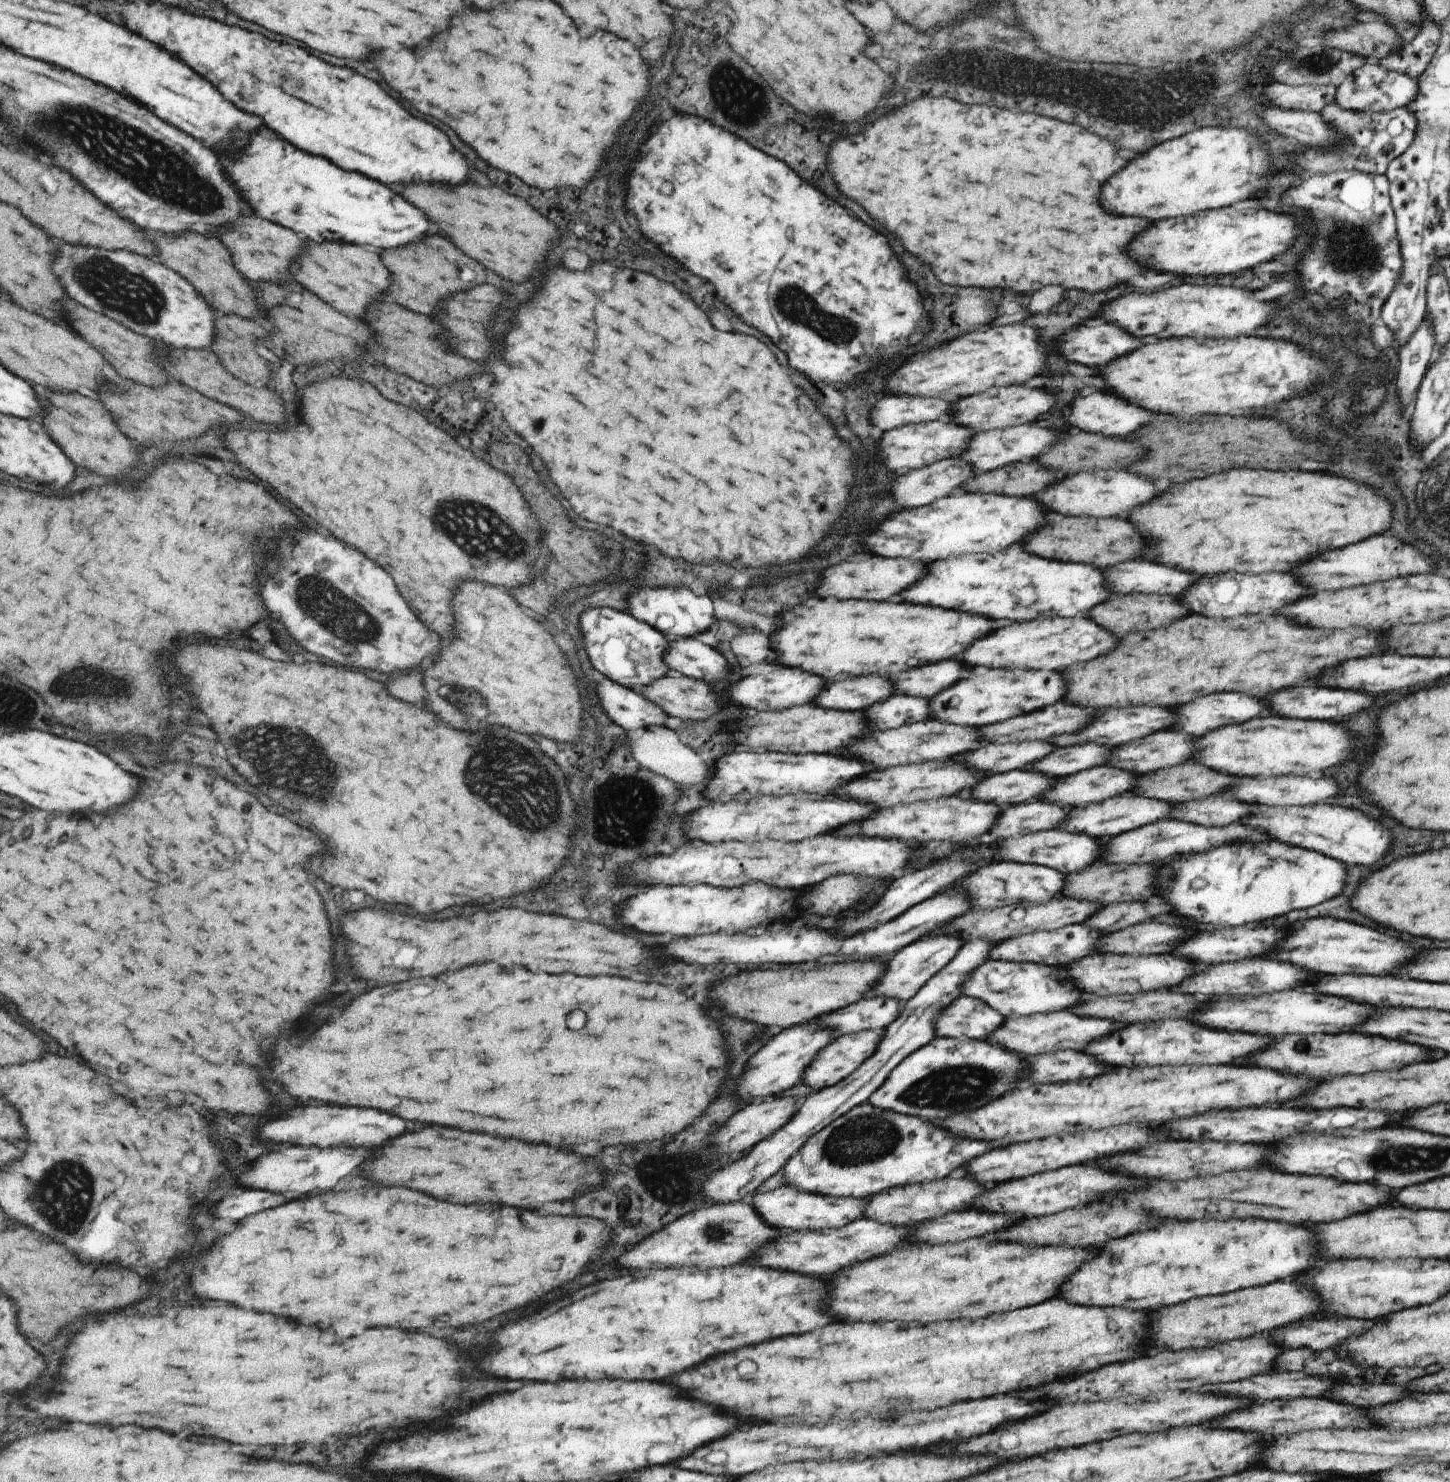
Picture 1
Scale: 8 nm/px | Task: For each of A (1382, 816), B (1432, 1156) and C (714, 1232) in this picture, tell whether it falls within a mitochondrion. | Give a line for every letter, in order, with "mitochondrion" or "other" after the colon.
A: other
B: mitochondrion
C: mitochondrion

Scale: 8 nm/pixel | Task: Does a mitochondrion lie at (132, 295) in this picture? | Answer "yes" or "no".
yes

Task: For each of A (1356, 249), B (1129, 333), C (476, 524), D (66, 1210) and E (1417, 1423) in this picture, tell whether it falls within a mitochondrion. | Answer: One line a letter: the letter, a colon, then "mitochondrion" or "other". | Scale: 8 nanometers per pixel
A: mitochondrion
B: other
C: mitochondrion
D: mitochondrion
E: other

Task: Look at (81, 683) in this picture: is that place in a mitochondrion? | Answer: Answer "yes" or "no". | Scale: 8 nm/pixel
yes

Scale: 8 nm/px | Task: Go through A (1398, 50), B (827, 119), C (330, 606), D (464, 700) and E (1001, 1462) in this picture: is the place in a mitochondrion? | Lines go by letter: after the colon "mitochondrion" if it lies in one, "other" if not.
A: other
B: other
C: mitochondrion
D: mitochondrion
E: other

